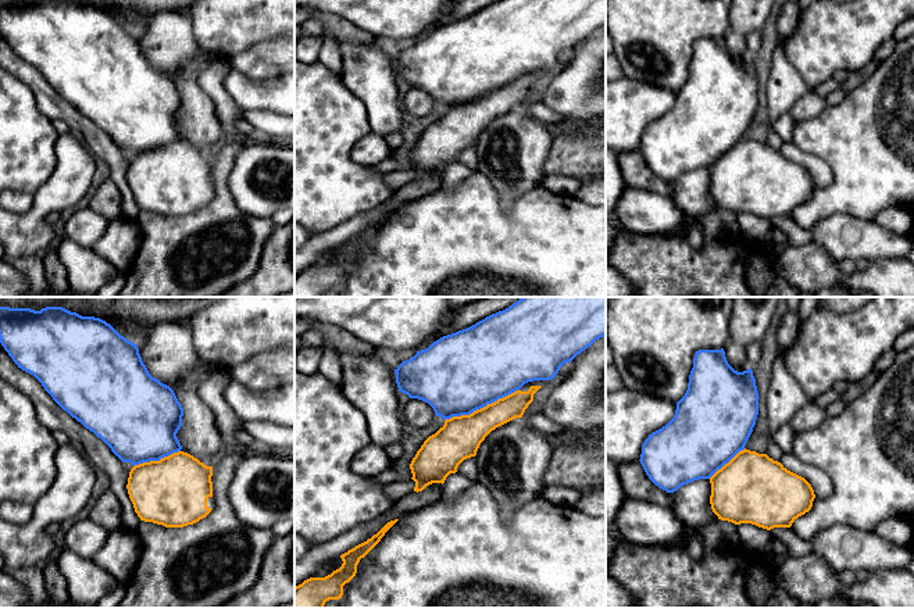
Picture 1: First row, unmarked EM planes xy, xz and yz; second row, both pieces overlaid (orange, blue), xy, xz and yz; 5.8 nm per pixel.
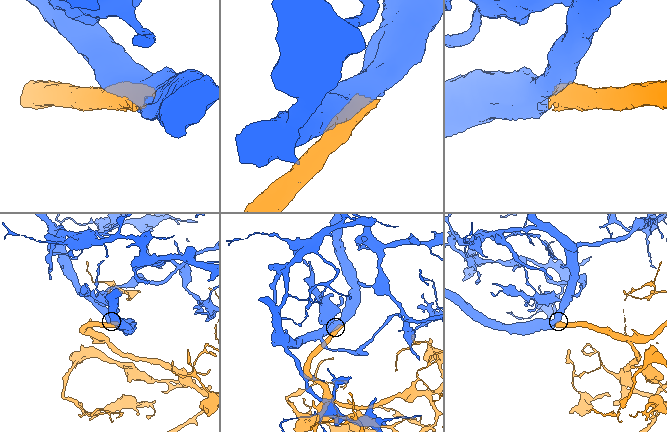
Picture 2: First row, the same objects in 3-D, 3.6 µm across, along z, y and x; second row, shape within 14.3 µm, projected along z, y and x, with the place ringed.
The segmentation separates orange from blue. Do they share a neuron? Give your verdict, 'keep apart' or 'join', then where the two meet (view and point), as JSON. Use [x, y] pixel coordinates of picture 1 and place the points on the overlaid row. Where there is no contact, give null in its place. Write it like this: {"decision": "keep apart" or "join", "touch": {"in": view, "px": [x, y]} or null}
{"decision": "join", "touch": {"in": "xz", "px": [481, 408]}}

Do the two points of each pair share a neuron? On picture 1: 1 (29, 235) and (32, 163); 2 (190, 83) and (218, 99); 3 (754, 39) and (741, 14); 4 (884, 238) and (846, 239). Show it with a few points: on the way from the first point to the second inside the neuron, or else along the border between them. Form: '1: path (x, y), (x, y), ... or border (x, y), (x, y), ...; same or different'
1: border (53, 168), (53, 172), (32, 193); different
2: border (206, 63), (197, 85), (211, 100), (217, 118); different
3: border (757, 29), (746, 35), (746, 52), (750, 56); different
4: path (874, 239), (856, 239); same

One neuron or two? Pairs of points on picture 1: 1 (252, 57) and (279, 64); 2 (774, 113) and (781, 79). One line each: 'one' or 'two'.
1: one
2: one

